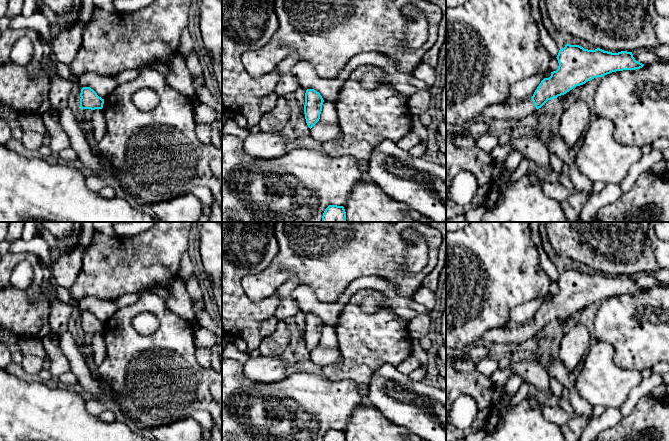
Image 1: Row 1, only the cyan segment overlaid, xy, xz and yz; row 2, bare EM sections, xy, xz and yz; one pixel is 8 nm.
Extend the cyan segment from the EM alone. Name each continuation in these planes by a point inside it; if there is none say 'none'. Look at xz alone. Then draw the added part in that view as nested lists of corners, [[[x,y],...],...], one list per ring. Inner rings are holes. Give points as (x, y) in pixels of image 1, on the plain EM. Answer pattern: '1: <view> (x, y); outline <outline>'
none

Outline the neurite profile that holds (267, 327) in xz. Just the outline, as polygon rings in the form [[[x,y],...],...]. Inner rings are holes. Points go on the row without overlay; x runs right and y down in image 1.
[[[274,316],[262,321],[259,326],[259,333],[262,337],[268,337],[272,335],[278,328],[279,320]]]

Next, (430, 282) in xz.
[[[424,222],[428,226],[438,230],[442,237],[442,242],[438,249],[438,262],[437,265],[426,275],[423,279],[421,286],[427,288],[433,292],[436,292],[438,288],[438,279],[444,268],[444,262],[446,260],[446,222]]]

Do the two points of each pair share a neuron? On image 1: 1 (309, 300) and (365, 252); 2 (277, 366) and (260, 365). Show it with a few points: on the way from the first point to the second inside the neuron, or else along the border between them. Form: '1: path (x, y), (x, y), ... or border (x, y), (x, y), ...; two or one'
1: border (300, 283), (321, 301), (338, 299); two
2: path (273, 366), (264, 366); one

